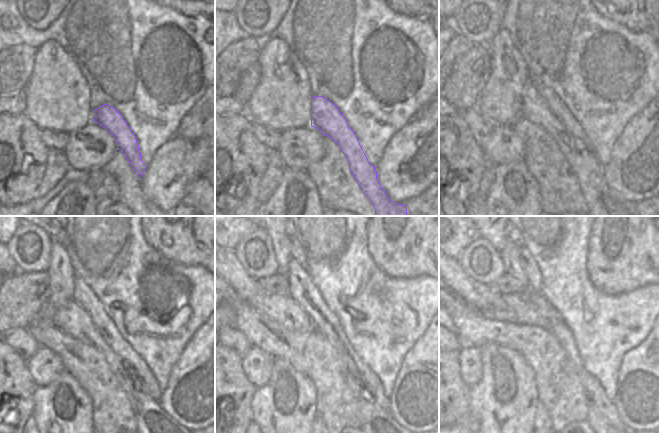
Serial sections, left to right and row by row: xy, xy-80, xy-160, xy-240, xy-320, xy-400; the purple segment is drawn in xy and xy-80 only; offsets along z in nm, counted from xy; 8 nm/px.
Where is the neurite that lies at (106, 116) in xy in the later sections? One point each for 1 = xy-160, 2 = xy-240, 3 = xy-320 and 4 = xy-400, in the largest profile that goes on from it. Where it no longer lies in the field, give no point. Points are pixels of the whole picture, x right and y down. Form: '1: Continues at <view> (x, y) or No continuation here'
1: Continues at xy-160 (598, 195)
2: Continues at xy-240 (71, 319)
3: Continues at xy-320 (283, 310)
4: Continues at xy-400 (485, 299).

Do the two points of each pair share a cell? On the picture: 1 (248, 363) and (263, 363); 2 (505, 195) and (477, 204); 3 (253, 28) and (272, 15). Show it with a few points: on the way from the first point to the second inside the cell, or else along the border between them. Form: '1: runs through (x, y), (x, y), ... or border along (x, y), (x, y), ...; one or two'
1: runs through (252, 363), (259, 364); one
2: border along (484, 198), (484, 202), (487, 205); two
3: runs through (258, 23), (263, 18), (267, 18); one

